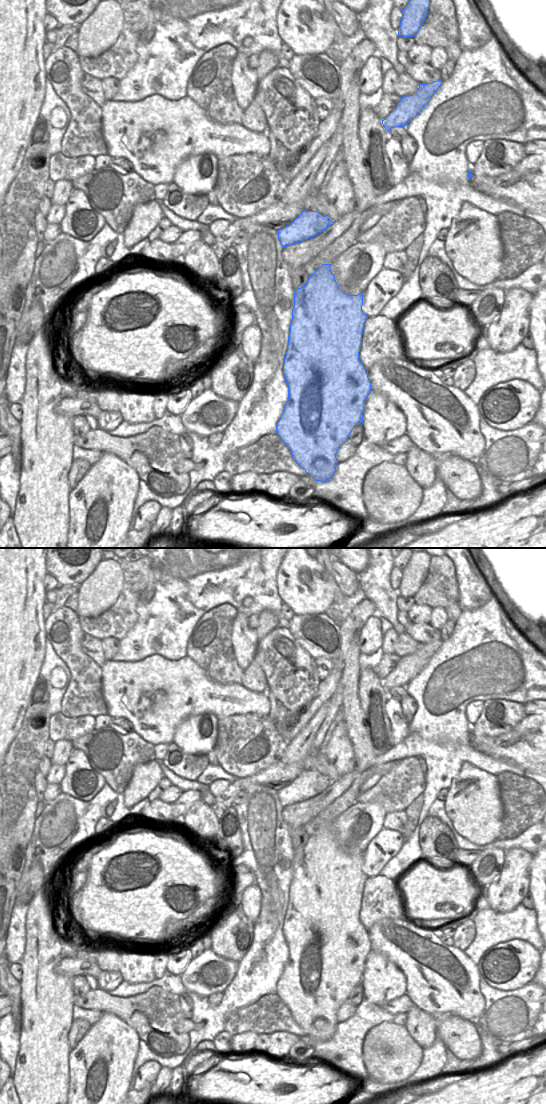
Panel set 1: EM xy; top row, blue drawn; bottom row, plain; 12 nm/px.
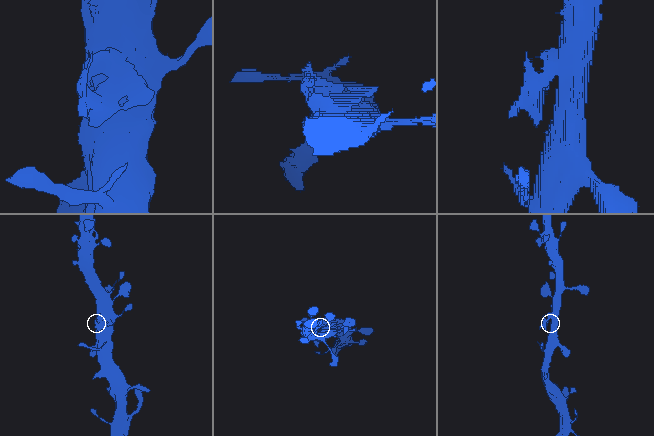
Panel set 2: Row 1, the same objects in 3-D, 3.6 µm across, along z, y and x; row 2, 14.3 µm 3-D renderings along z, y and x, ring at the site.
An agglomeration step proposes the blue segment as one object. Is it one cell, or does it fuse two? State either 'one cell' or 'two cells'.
two cells

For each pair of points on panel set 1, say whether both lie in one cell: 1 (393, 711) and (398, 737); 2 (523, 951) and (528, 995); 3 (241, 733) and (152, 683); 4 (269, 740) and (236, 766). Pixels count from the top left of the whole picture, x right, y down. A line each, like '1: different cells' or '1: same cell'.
1: same cell
2: different cells
3: different cells
4: same cell

